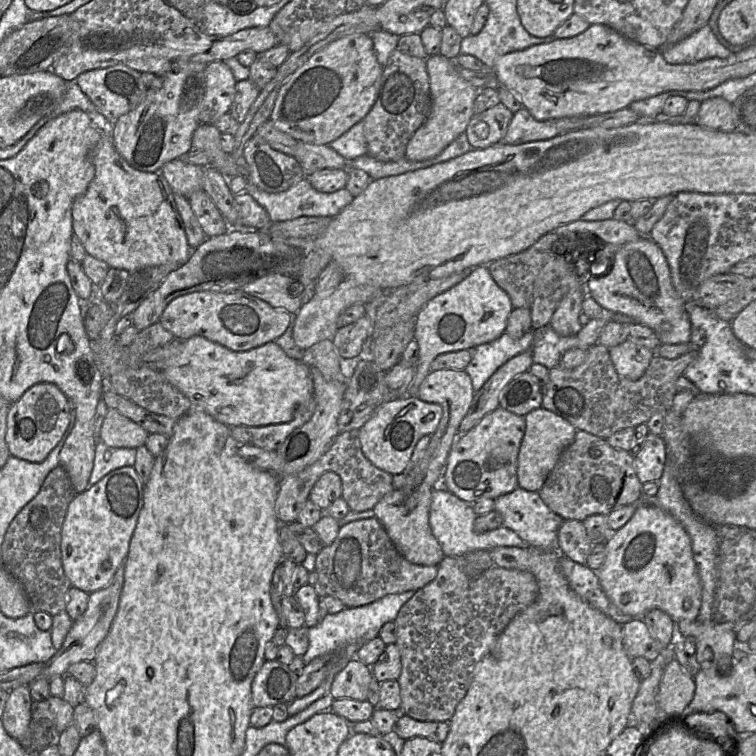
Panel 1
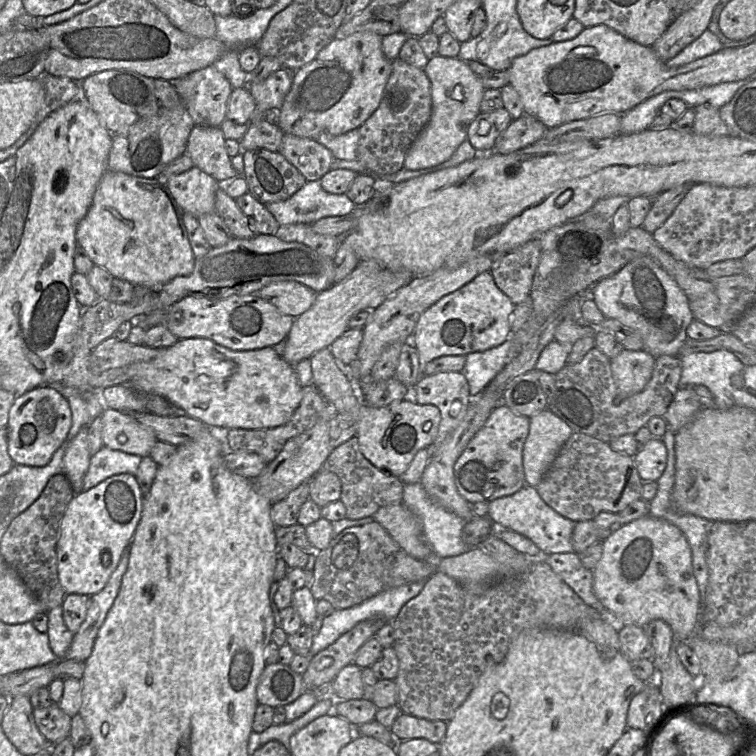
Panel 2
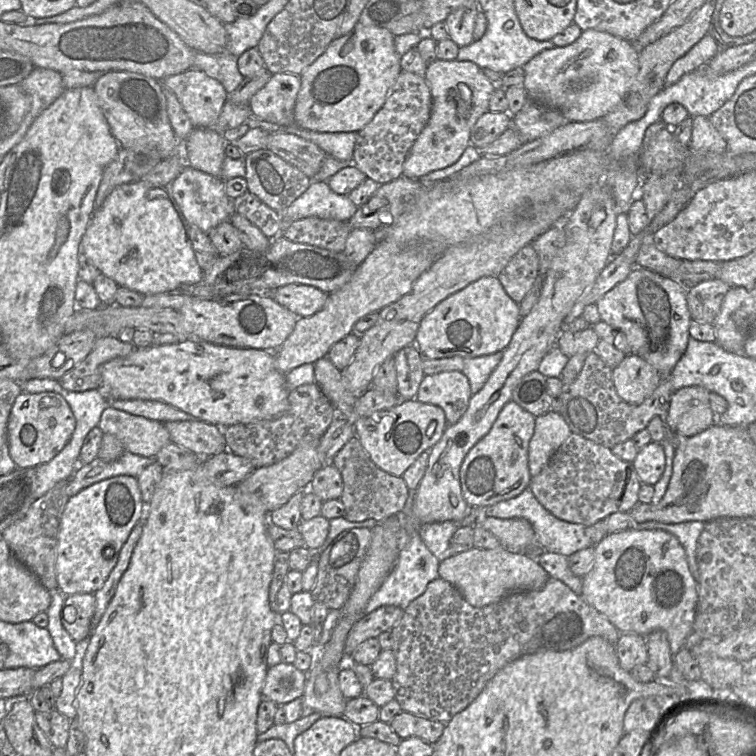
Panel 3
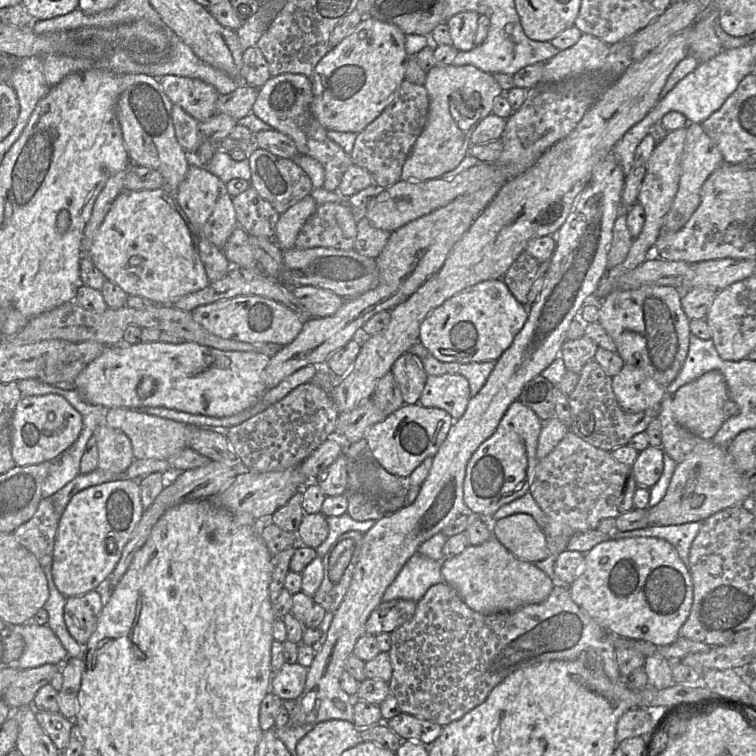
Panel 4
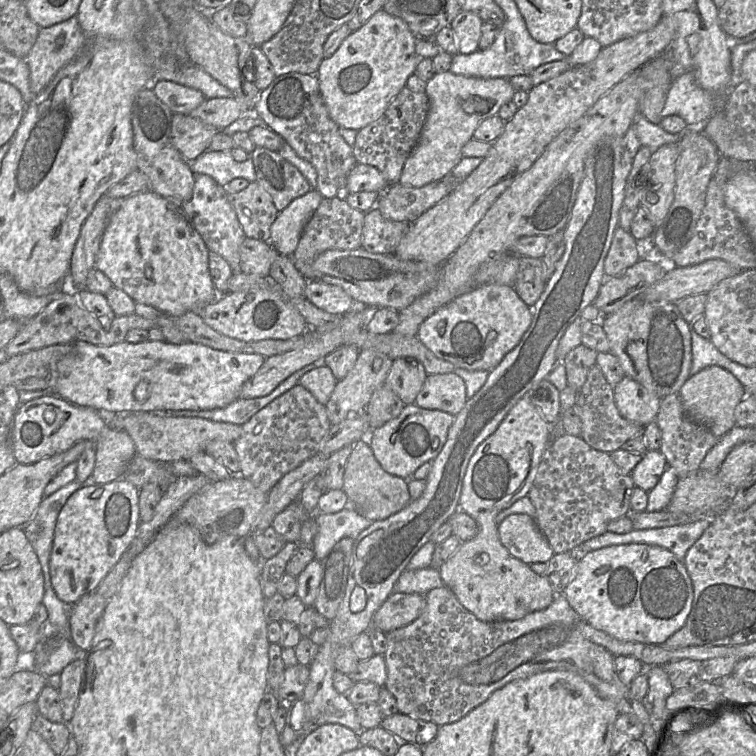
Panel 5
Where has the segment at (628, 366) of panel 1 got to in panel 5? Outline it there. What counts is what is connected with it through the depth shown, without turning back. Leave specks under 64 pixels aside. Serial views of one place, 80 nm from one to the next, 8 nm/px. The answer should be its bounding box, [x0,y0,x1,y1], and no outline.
[614,375,661,427]

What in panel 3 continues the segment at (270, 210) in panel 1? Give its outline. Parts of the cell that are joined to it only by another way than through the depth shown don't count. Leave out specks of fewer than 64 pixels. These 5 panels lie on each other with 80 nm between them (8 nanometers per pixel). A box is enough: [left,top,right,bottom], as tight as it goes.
[280,181,357,223]

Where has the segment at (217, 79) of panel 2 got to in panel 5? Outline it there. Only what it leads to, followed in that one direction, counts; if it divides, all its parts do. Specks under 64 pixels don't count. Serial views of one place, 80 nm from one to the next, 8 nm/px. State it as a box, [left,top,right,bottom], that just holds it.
[152,80,206,115]

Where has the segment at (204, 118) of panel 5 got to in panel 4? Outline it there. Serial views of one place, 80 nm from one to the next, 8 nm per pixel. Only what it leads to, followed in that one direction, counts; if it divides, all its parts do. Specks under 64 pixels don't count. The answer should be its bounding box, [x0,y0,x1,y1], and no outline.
[216,84,257,121]

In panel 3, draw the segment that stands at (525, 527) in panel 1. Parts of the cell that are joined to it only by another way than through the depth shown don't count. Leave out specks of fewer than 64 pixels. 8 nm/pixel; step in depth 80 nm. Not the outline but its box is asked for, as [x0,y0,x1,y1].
[486,486,594,556]

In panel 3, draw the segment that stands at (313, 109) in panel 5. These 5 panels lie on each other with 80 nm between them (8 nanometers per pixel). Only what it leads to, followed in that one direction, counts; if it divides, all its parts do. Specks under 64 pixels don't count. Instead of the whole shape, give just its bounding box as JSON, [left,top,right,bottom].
[249,73,301,128]

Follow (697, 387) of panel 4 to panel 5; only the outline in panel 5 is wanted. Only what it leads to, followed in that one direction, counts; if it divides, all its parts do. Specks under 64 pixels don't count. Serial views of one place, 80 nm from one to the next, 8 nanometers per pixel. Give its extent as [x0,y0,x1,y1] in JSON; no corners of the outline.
[679,365,746,438]

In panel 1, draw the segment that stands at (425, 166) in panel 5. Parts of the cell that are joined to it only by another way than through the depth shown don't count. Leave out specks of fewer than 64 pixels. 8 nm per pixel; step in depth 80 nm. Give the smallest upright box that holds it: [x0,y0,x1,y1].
[406,54,479,161]

